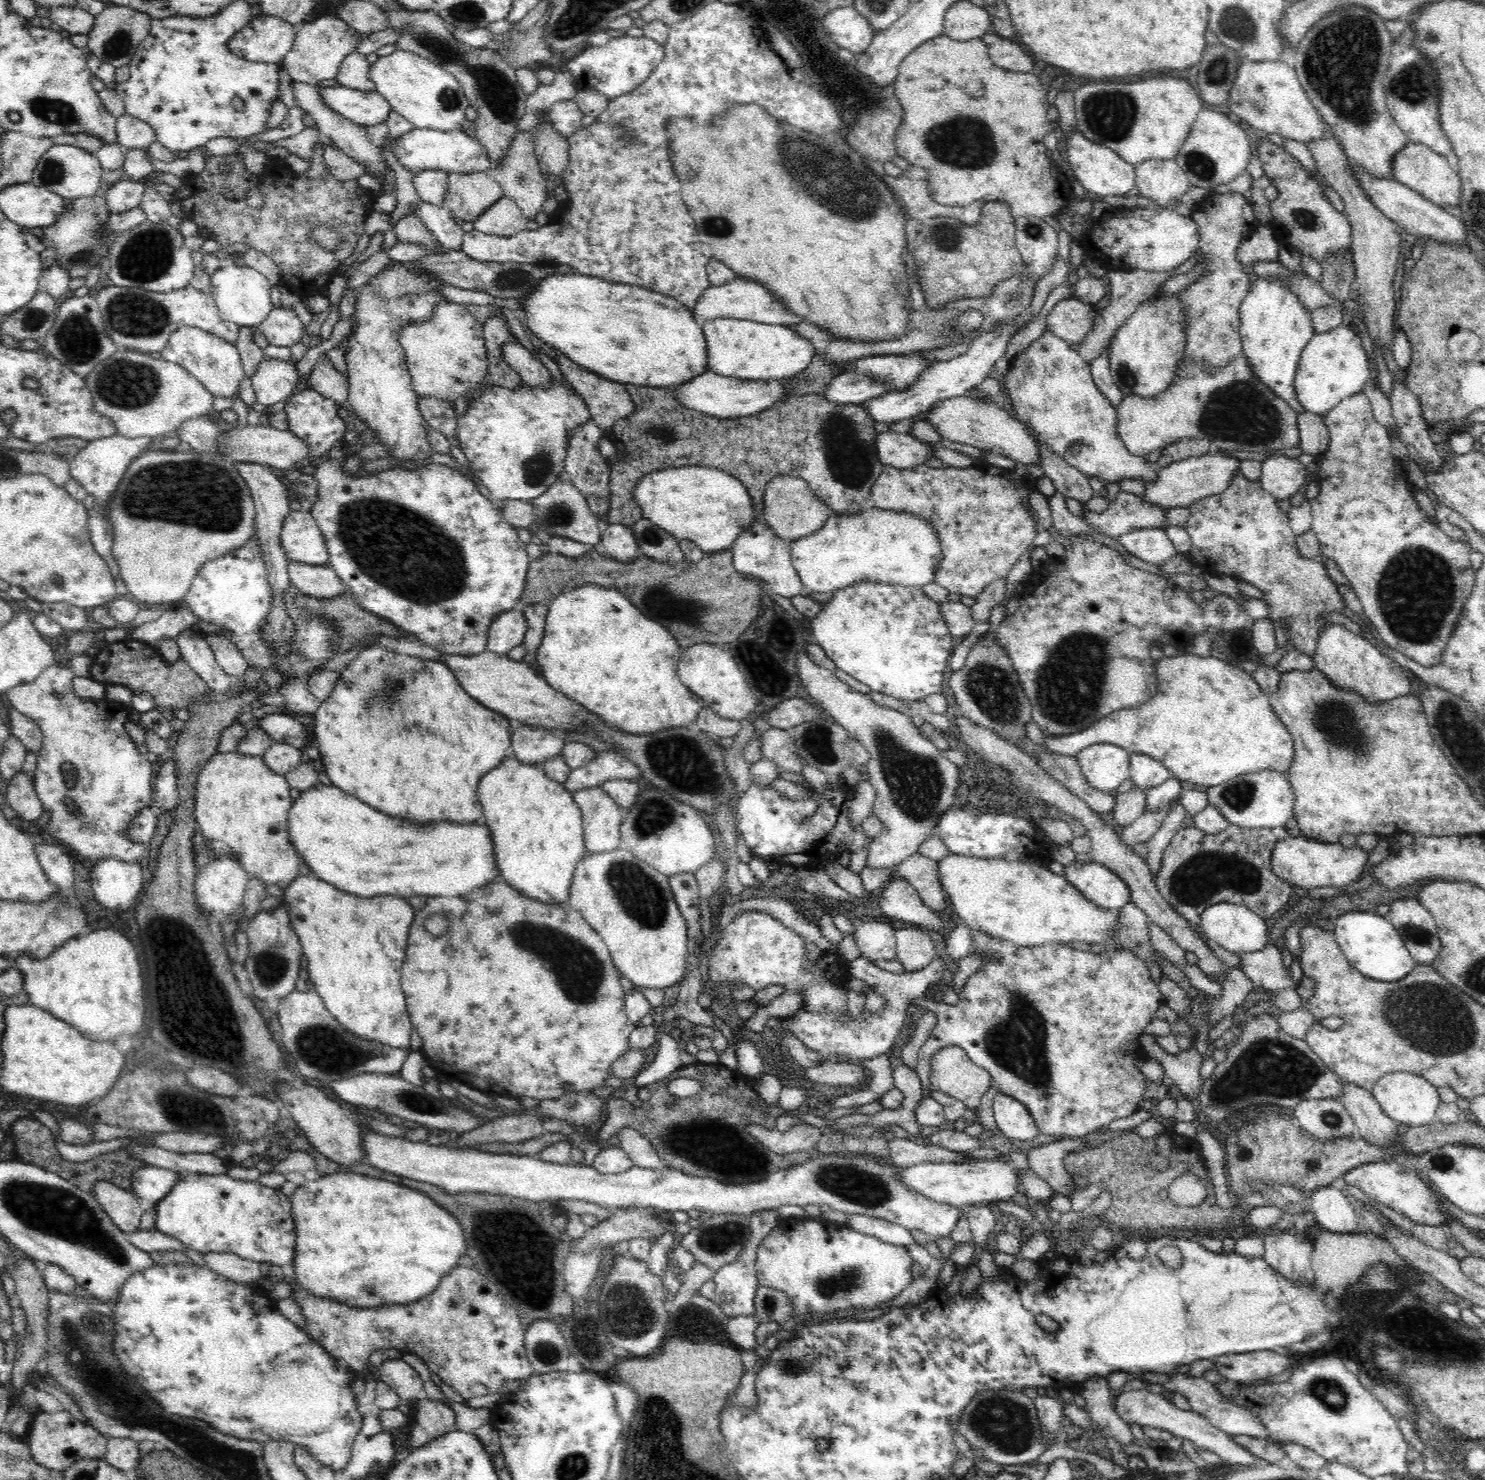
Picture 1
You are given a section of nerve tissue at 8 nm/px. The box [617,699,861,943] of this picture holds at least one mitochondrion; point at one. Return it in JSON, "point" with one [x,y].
{"point":[685,762]}

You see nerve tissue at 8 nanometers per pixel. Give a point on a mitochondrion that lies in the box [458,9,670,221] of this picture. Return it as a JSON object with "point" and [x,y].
{"point":[624,131]}

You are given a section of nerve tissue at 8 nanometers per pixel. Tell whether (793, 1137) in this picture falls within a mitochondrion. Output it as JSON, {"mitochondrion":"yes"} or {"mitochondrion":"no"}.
{"mitochondrion":"no"}

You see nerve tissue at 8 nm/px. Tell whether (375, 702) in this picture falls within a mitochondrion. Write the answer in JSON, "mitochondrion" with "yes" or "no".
{"mitochondrion":"yes"}

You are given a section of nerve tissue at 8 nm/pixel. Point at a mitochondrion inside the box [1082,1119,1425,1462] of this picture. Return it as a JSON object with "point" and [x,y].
{"point":[1331,1396]}

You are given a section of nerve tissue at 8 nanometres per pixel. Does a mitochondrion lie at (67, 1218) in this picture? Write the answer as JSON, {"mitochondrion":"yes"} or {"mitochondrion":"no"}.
{"mitochondrion":"yes"}

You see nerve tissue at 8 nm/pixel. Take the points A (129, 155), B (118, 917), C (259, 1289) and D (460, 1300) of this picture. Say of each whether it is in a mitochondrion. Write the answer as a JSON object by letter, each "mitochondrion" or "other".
{"A":"other","B":"other","C":"other","D":"mitochondrion"}

